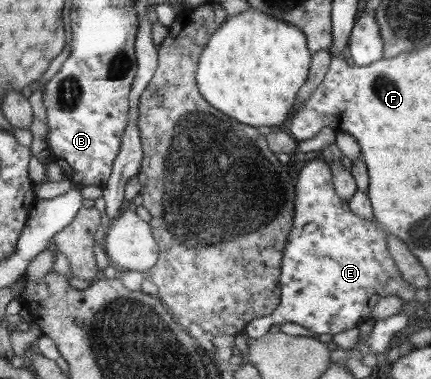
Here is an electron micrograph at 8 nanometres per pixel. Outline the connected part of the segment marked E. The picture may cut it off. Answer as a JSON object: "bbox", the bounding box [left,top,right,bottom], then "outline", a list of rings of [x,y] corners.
{"bbox":[243,161,415,339],"outline":[[[309,161],[305,166],[303,166],[300,174],[297,178],[297,183],[295,184],[295,202],[294,202],[294,215],[293,215],[293,224],[291,232],[289,233],[285,248],[284,255],[282,258],[281,268],[280,268],[280,301],[279,306],[275,308],[273,314],[269,314],[268,316],[262,318],[255,318],[255,320],[251,320],[245,330],[243,330],[243,334],[249,336],[250,338],[257,339],[263,337],[265,334],[269,333],[269,329],[273,325],[282,325],[283,323],[293,323],[298,324],[299,326],[303,326],[311,332],[311,334],[330,334],[335,335],[341,332],[345,332],[345,330],[353,329],[361,324],[363,321],[370,319],[369,314],[371,309],[388,294],[396,294],[396,296],[400,296],[401,300],[404,302],[405,306],[415,303],[415,290],[412,284],[409,284],[398,271],[394,260],[391,258],[390,252],[387,248],[386,238],[387,231],[376,221],[368,221],[362,219],[359,215],[356,215],[349,207],[348,201],[343,200],[337,192],[335,192],[334,184],[332,181],[332,172],[330,171],[330,165],[325,163],[324,161]]]}

